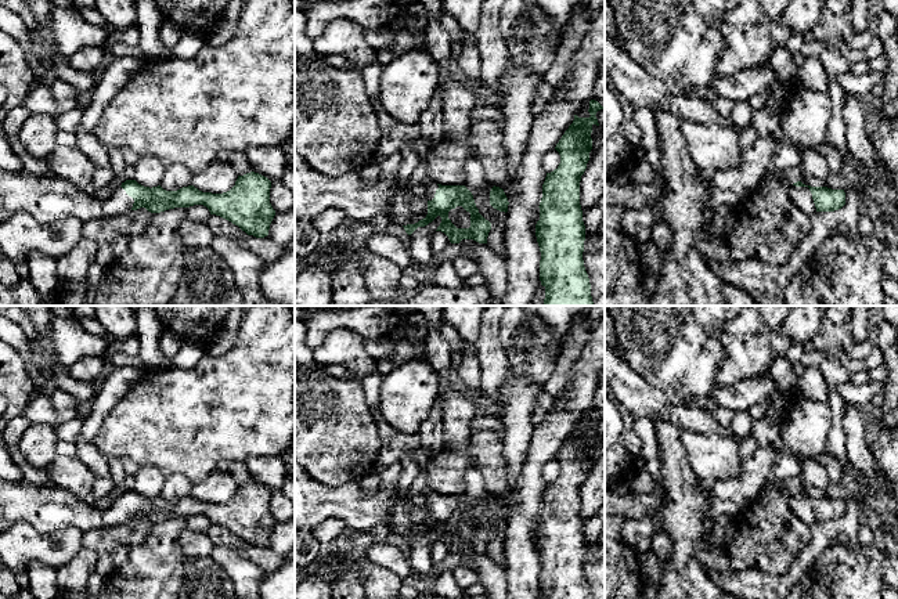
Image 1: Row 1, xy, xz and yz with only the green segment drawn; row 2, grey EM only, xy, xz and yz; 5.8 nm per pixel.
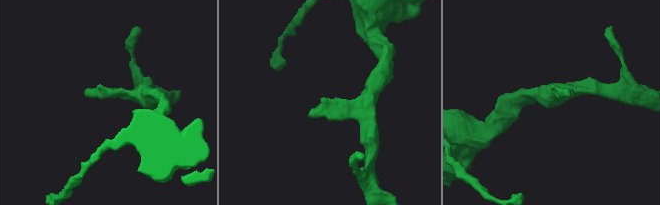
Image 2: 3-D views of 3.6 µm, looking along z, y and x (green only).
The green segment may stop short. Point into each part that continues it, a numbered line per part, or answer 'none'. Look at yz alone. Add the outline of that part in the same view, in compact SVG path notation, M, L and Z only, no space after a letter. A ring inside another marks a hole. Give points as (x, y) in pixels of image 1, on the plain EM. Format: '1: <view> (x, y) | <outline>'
1: yz (801, 507) | M789 497L791 510L809 527L816 523L816 517L812 509L812 504L808 497Z

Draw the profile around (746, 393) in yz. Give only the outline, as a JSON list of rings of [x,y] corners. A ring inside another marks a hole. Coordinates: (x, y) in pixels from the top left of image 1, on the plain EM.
[[[765,375],[747,378],[737,385],[722,389],[717,386],[706,400],[690,400],[688,405],[713,412],[715,408],[729,408],[735,412],[749,411],[757,403],[778,391],[778,385]]]

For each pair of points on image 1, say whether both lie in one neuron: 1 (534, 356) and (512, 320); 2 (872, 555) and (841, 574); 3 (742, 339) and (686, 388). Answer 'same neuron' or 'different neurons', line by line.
1: same neuron
2: same neuron
3: different neurons

